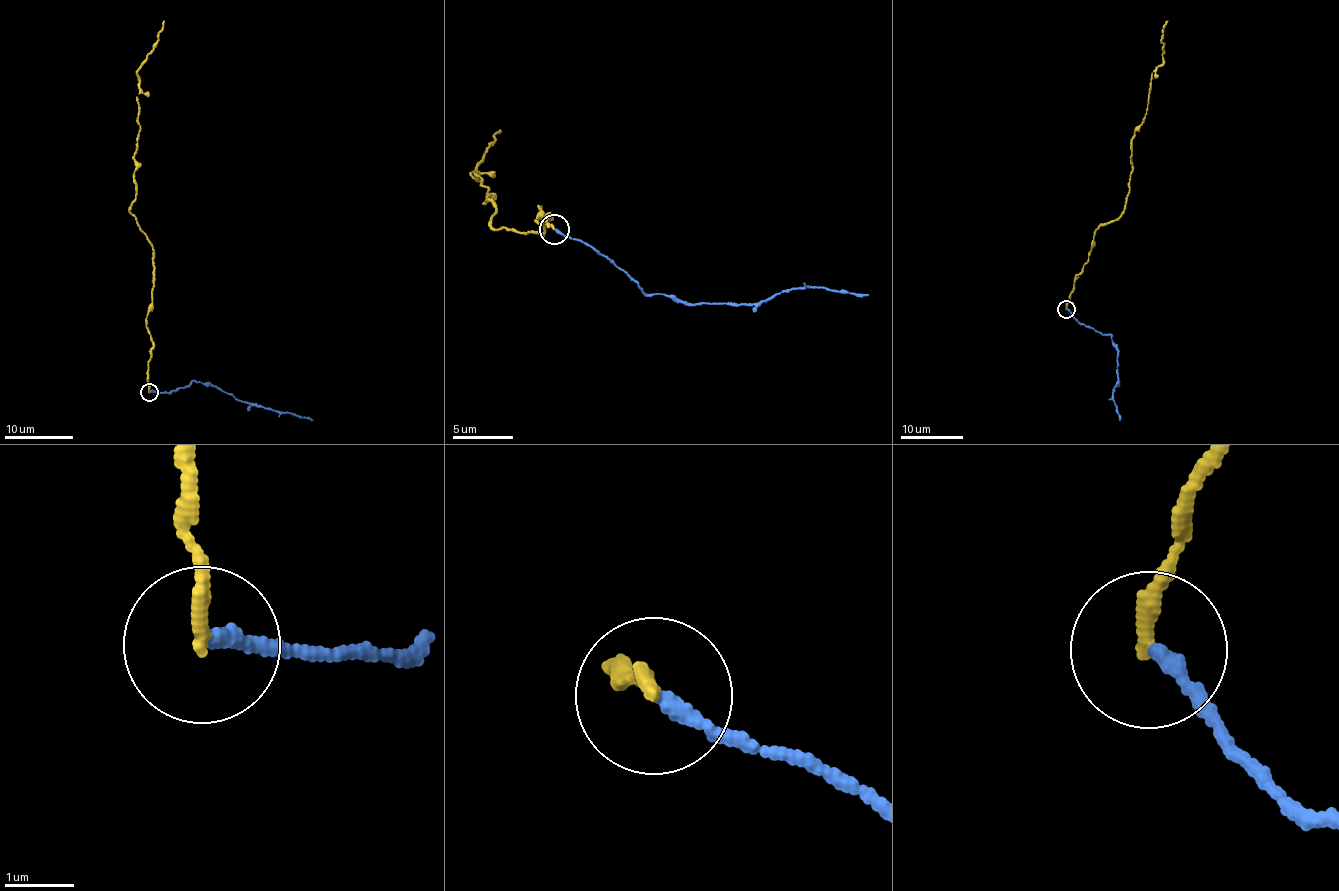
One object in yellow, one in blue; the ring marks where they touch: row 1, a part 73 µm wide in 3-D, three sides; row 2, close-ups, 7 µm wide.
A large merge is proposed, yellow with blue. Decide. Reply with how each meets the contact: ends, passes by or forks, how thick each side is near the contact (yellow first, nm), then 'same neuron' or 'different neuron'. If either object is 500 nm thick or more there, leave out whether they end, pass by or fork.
yellow ends; blue ends; calibres 200 and 220 nm; different neuron

